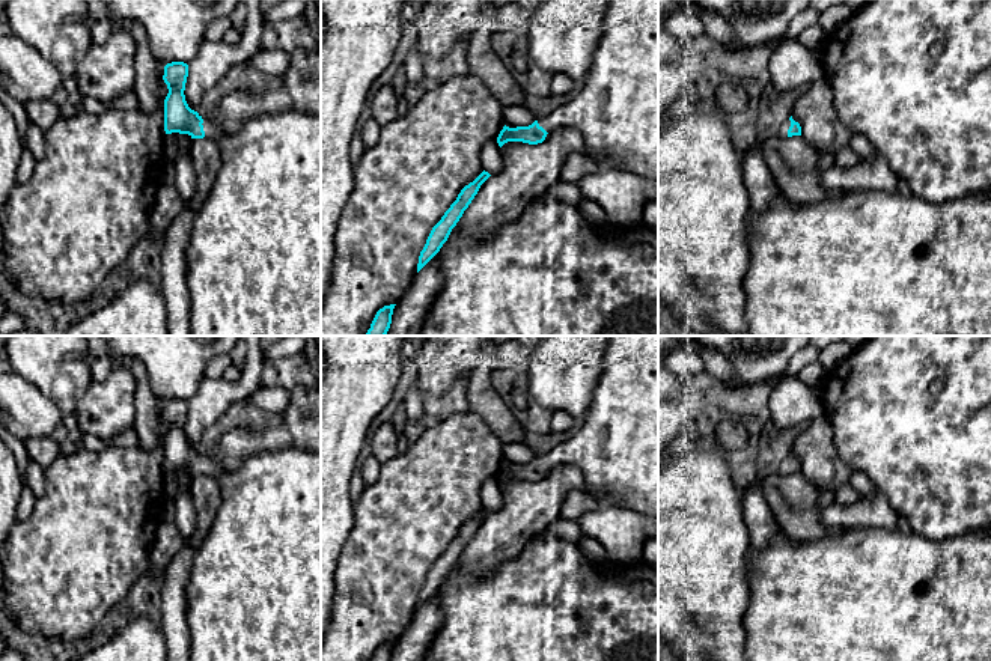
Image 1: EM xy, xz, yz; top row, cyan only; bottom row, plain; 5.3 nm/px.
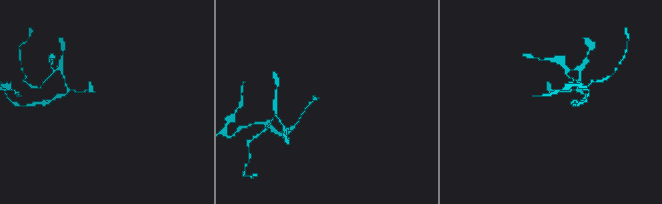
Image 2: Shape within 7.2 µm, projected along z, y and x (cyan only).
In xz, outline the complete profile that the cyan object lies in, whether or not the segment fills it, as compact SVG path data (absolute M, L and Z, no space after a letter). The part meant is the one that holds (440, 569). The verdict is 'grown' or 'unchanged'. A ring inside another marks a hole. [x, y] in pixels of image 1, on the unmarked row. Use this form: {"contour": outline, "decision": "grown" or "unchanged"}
{"contour": "M482 509L473 519L465 522L458 532L456 538L444 550L441 557L432 565L426 581L419 593L417 610L440 589L447 578L452 566L456 563L464 548L468 545L480 522L489 515L488 509Z", "decision": "unchanged"}

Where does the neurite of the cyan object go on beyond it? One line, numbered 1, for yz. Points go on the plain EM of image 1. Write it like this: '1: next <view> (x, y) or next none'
1: next yz (782, 470)

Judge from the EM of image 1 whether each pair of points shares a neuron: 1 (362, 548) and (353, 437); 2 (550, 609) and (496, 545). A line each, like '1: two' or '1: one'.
1: two
2: two

